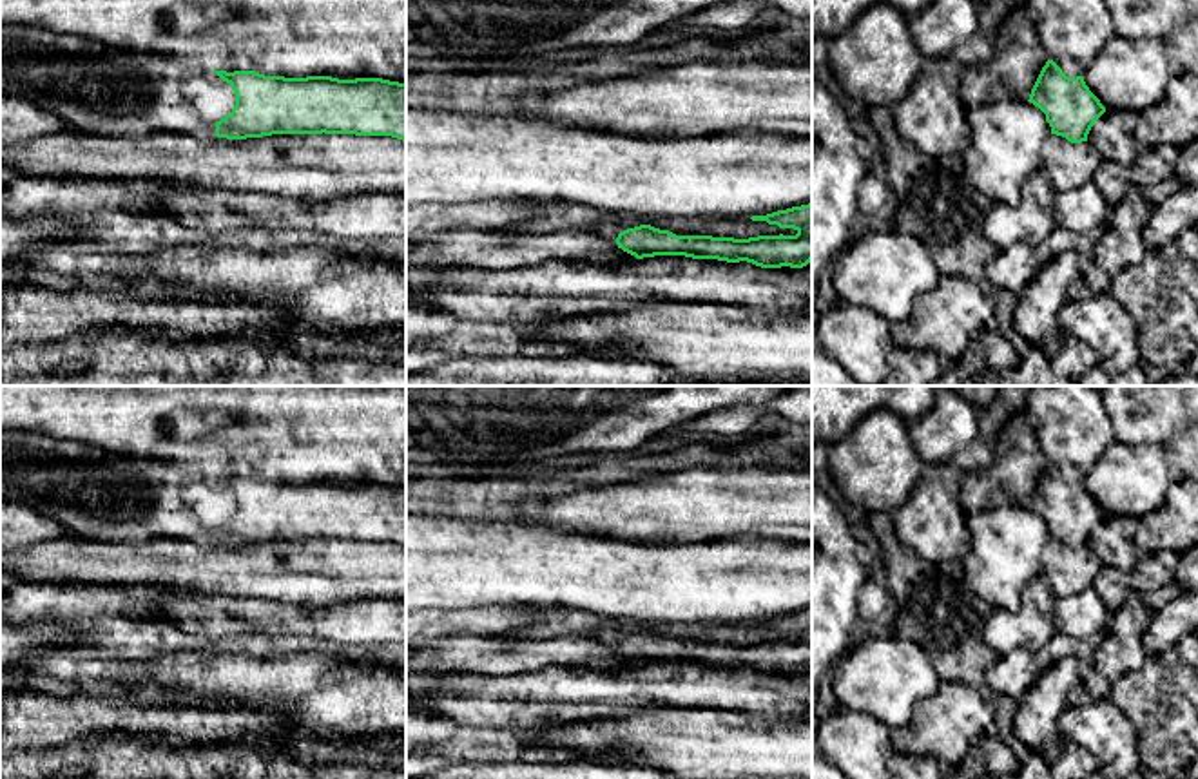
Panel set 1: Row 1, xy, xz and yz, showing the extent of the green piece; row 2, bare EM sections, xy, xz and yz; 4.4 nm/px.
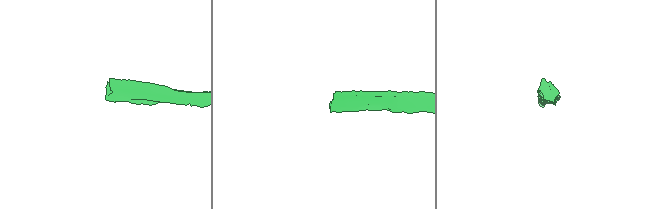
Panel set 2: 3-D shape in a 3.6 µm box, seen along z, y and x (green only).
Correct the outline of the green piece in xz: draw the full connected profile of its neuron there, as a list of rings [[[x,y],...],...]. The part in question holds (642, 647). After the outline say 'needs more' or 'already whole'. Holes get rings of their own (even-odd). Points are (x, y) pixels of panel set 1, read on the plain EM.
[[[546,607],[542,620],[518,625],[515,630],[526,638],[549,640],[562,634],[596,634],[614,645],[618,654],[636,665],[654,661],[685,661],[692,665],[718,665],[727,668],[747,667],[761,674],[803,674],[812,667],[812,609],[752,621],[779,634],[794,634],[796,641],[758,641],[749,645],[712,641],[676,641],[651,630],[620,634],[620,620],[602,618],[569,607]]] | needs more

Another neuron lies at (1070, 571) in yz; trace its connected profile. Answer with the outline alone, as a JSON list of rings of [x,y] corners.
[[[1049,540],[1042,551],[1040,574],[1049,582],[1055,598],[1073,596],[1093,587],[1100,567],[1100,558],[1087,547],[1071,549]]]

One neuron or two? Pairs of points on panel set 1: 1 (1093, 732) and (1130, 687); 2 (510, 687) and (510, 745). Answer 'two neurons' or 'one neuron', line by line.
1: two neurons
2: two neurons

